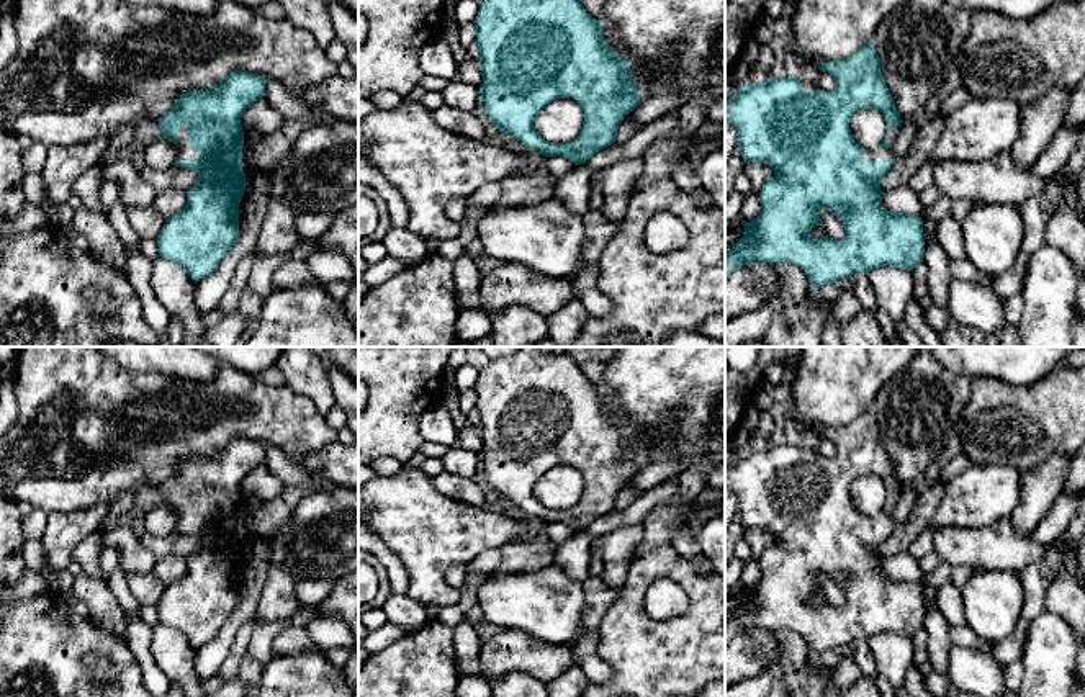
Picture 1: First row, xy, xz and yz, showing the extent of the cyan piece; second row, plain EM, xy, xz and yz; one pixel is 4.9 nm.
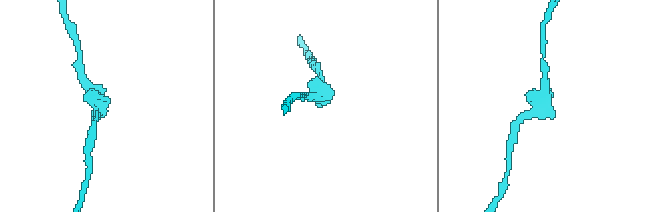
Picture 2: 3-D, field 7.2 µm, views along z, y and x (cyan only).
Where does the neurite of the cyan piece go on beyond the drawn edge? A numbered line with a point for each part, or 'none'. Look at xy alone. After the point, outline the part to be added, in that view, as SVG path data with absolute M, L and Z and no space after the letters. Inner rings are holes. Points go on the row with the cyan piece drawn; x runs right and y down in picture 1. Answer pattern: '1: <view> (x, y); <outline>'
1: xy (187, 152); M180 126L178 129L178 160L200 160L201 155L193 149L193 146L188 141L188 133L185 128Z

